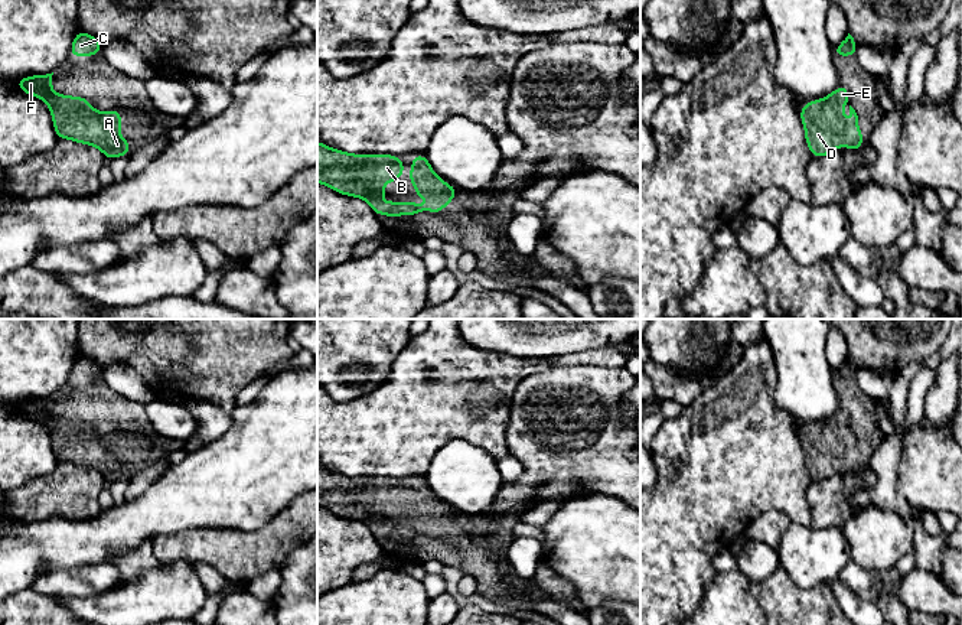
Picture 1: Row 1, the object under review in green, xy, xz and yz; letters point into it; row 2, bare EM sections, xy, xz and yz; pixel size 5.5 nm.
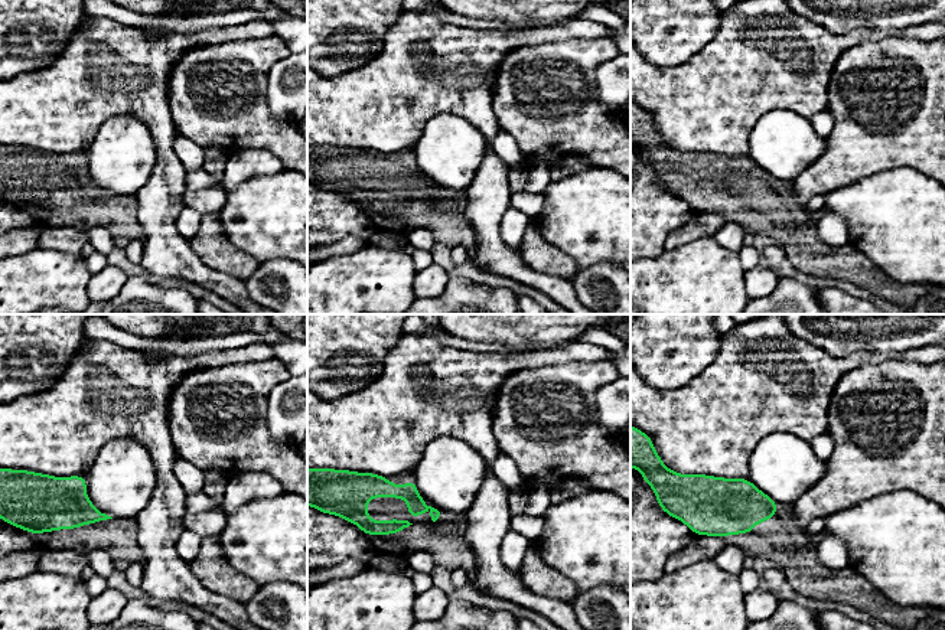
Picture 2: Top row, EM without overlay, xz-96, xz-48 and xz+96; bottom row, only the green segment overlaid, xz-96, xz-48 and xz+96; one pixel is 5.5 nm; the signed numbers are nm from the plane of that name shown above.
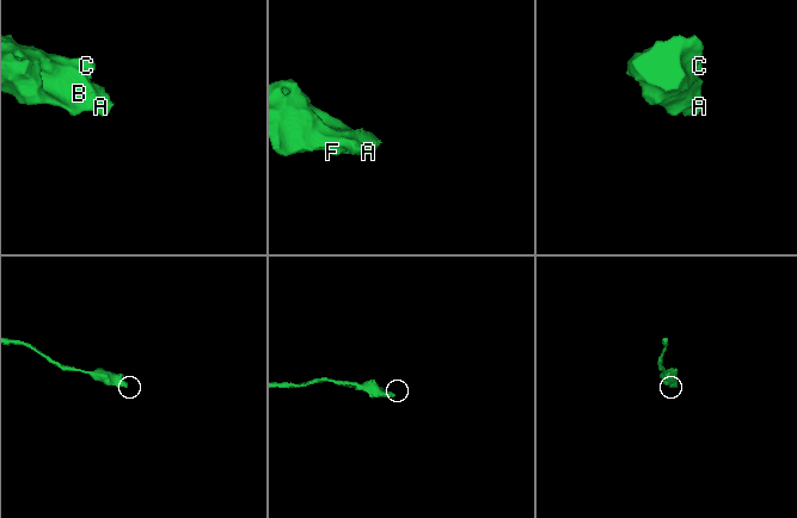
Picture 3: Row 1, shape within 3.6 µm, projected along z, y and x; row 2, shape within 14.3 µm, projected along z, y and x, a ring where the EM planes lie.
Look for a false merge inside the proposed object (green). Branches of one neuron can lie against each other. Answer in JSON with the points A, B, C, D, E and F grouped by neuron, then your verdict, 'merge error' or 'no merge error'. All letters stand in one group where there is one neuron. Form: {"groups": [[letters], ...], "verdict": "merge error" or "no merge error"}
{"groups": [["A", "B", "C", "D", "E", "F"]], "verdict": "no merge error"}

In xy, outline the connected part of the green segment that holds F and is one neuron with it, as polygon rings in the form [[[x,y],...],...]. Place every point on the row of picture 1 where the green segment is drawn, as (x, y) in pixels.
[[[52,74],[32,75],[14,81],[26,94],[42,98],[52,114],[58,139],[69,139],[98,147],[110,160],[127,156],[131,144],[120,134],[121,110],[98,113],[84,97],[69,97],[52,91]]]

